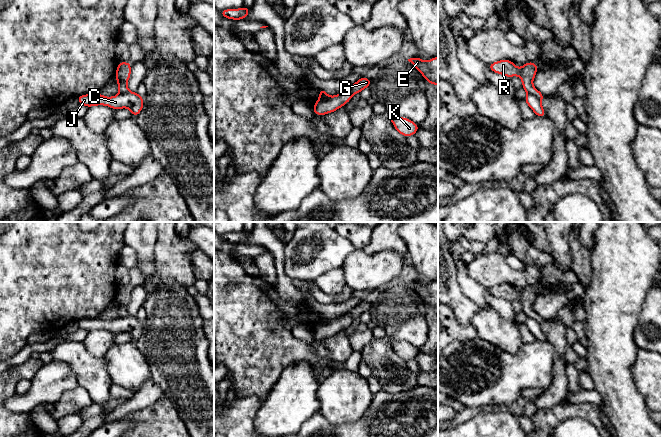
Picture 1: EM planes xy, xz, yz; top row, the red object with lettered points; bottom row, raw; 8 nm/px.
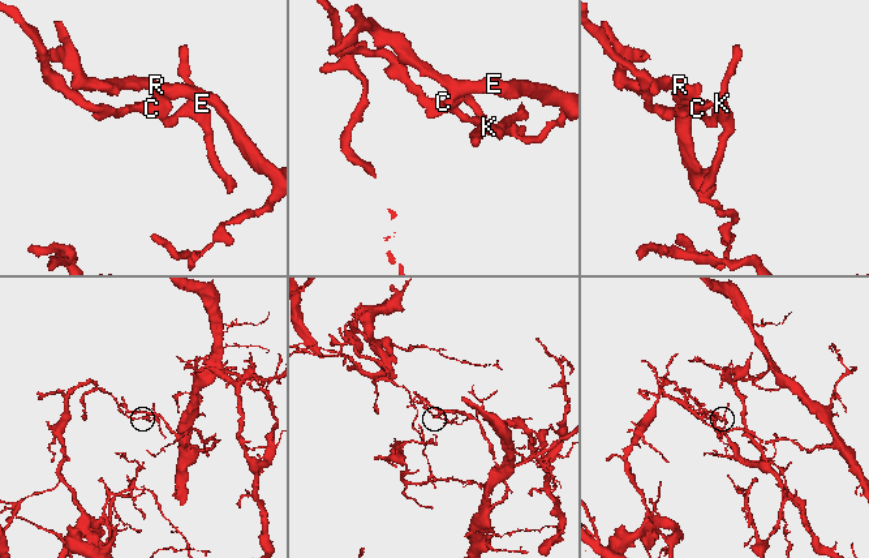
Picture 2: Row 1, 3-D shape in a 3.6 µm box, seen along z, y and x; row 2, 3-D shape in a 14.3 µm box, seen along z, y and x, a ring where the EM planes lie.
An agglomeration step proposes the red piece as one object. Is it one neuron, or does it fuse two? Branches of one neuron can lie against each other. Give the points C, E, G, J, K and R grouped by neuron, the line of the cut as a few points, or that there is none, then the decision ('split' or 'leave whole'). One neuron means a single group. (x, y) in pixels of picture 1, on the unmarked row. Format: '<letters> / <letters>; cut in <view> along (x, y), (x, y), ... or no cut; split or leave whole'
C G J K / E R; cut in yz along (527, 316), (530, 316), (540, 325); split

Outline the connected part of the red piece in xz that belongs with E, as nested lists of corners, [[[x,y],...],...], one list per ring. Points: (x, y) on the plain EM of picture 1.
[[[416,280],[408,283],[408,285],[415,290],[428,307],[438,310],[438,280],[430,283],[429,285],[423,285]]]

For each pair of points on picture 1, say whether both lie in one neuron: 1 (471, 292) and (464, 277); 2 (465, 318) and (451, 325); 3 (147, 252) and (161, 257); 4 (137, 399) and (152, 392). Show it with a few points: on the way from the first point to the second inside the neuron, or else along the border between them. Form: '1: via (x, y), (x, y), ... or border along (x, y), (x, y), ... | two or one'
1: via (470, 288), (465, 281) | one
2: border along (448, 305), (454, 317), (461, 324), (471, 326) | two
3: border along (157, 232), (154, 273), (150, 277) | two
4: via (141, 399), (148, 394) | one

